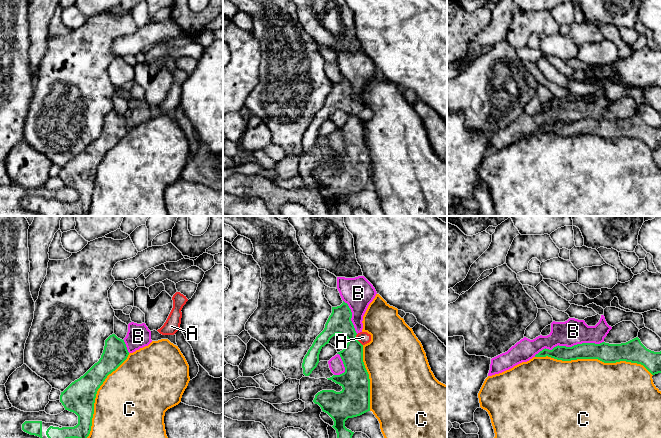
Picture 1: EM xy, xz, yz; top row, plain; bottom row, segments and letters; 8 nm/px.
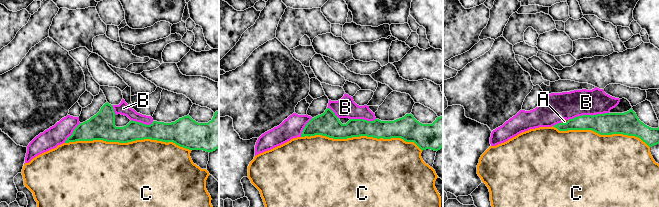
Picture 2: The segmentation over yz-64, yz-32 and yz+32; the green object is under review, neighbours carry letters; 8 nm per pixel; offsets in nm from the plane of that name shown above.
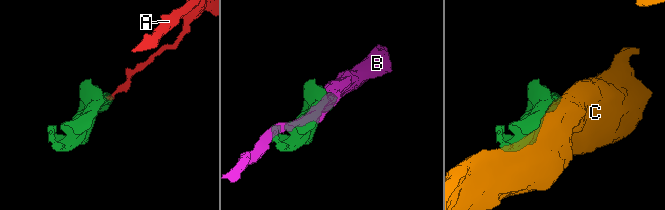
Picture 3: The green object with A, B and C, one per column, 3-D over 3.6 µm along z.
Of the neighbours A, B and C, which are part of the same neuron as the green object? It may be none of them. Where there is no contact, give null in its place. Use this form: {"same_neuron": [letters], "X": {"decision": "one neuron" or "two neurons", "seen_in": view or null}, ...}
{"same_neuron": [], "A": {"decision": "two neurons", "seen_in": "xz"}, "B": {"decision": "two neurons", "seen_in": "yz"}, "C": {"decision": "two neurons", "seen_in": "yz"}}

